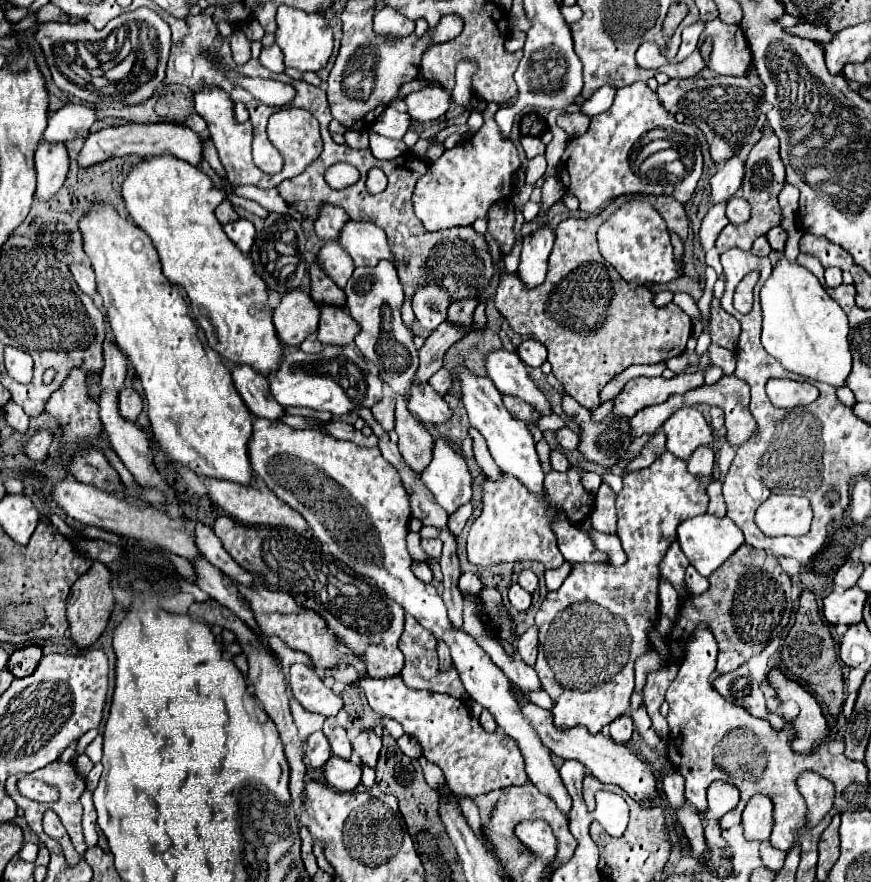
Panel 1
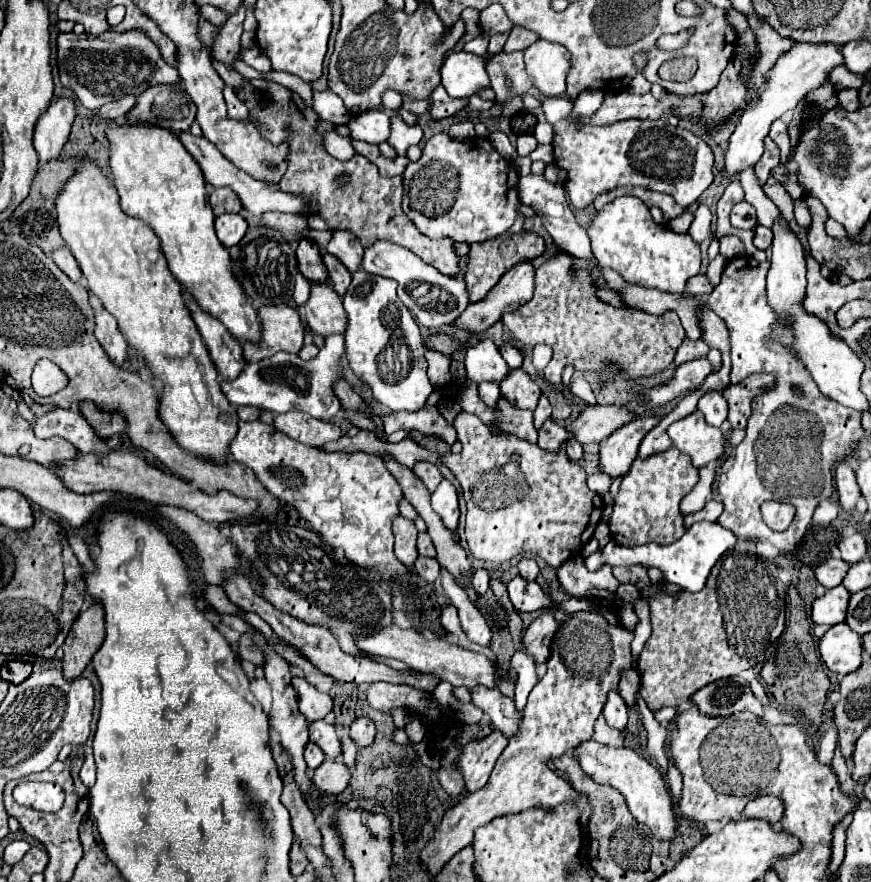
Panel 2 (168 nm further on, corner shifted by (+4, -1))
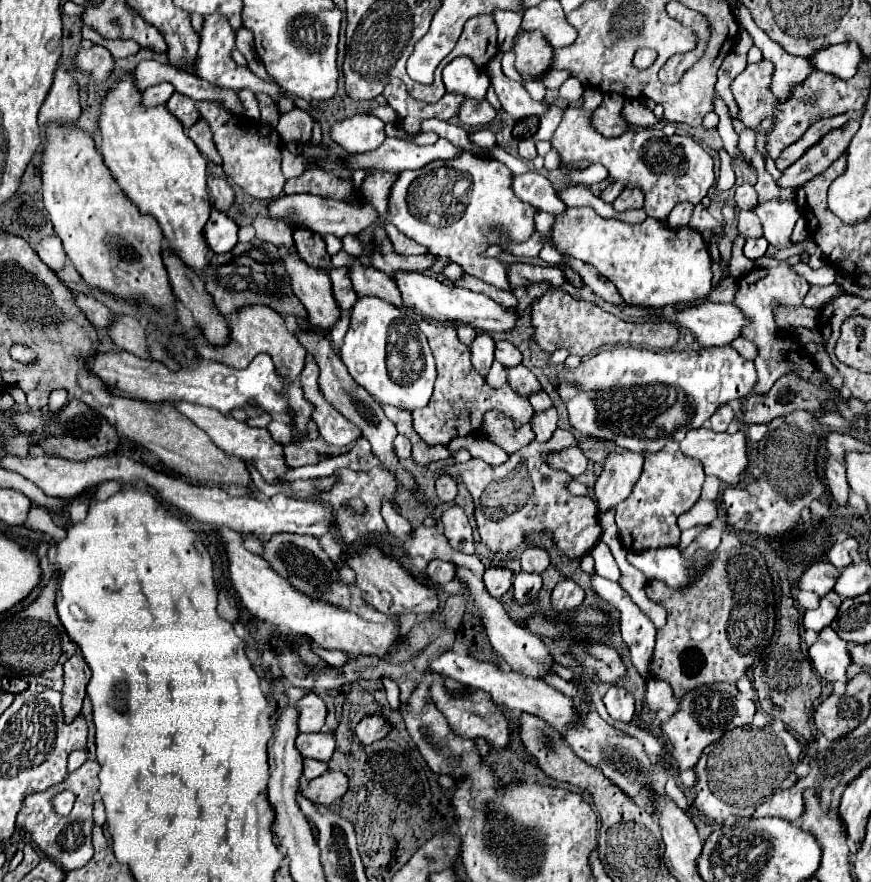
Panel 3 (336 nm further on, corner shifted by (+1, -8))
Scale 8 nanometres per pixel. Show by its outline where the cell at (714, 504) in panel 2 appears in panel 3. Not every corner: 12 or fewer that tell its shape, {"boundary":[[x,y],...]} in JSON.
{"boundary":[[693,527],[681,531],[677,549],[685,547],[697,537],[705,527]]}

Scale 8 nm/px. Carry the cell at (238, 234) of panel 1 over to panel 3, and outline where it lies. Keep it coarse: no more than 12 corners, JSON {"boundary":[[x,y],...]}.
{"boundary":[[213,209],[203,237],[213,253],[237,243],[237,223]]}

